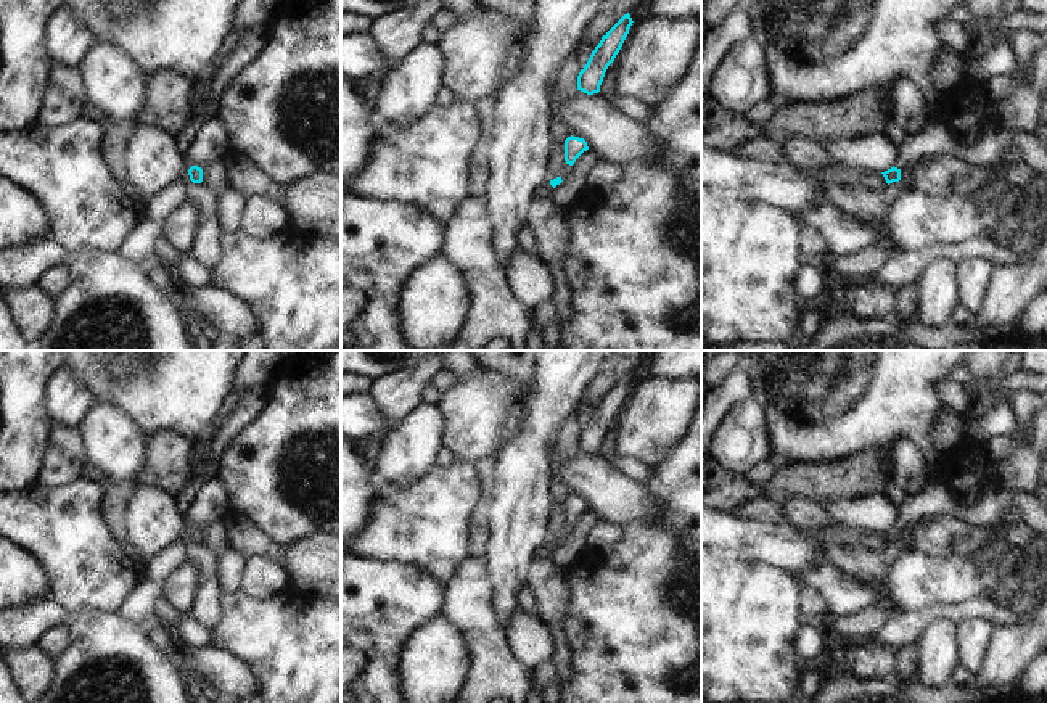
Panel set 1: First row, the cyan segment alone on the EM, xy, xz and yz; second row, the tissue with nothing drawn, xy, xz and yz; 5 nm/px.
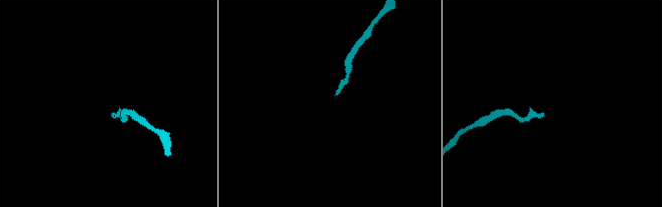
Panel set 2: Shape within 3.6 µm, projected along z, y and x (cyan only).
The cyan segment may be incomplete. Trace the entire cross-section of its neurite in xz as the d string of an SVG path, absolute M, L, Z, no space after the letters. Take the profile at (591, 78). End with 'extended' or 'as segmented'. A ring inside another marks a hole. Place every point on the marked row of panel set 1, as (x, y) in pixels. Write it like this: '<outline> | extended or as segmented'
M627 13L602 37L587 64L577 76L577 90L587 95L600 92L605 72L619 53L632 23L630 14Z | as segmented

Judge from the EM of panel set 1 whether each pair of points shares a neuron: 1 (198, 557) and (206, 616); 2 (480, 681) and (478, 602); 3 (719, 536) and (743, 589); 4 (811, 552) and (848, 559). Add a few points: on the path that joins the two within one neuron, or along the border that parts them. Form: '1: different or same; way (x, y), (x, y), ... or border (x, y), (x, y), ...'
1: same; way (206, 571), (206, 602)
2: same; way (481, 661), (481, 631), (478, 621)
3: different; border (718, 555), (735, 560), (756, 560), (766, 565)
4: different; border (829, 530), (822, 538), (822, 562)

